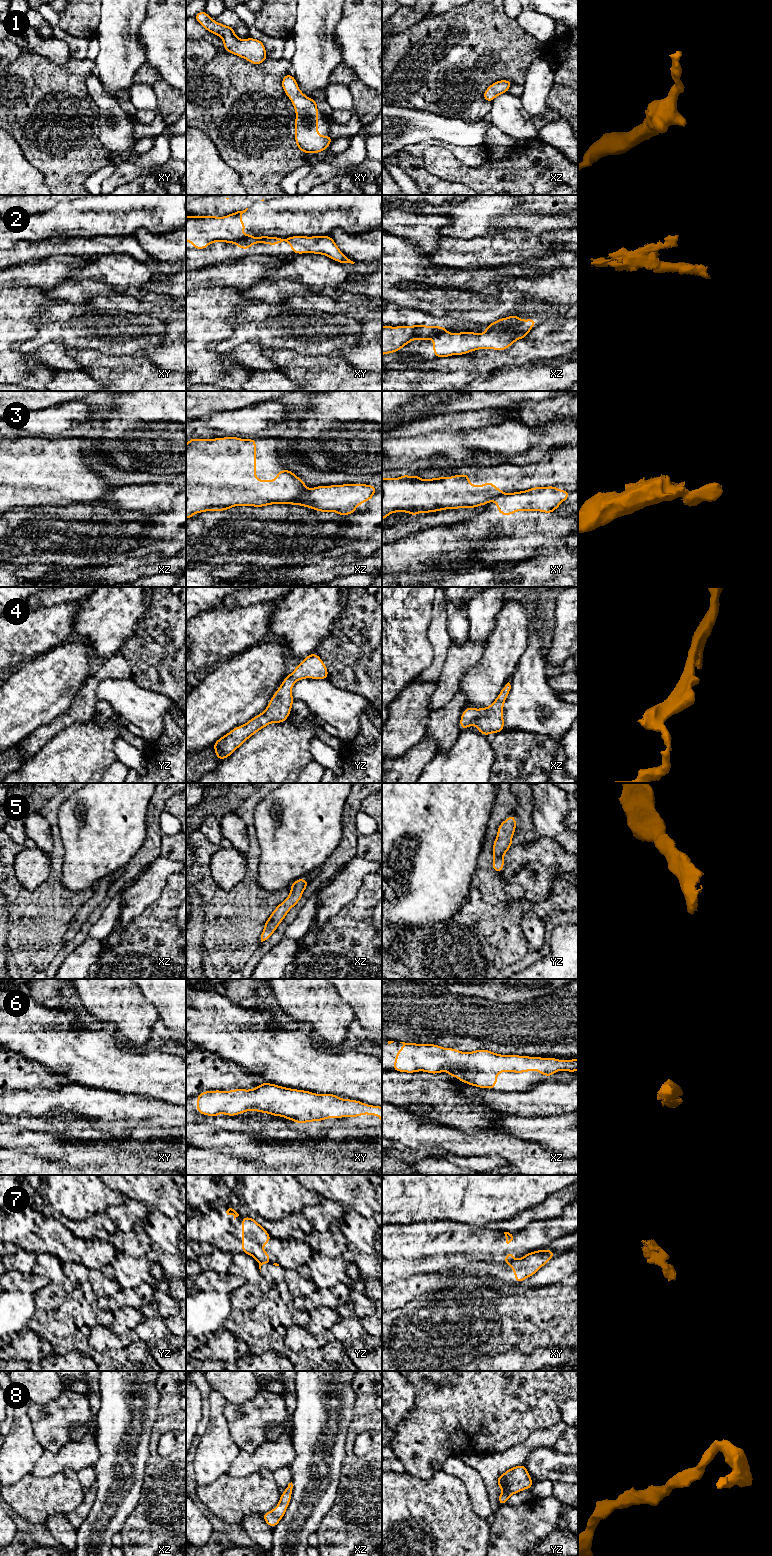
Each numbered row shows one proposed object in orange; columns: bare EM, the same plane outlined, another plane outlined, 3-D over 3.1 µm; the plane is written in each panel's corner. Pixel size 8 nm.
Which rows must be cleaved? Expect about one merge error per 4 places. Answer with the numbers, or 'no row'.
2, 3, 7

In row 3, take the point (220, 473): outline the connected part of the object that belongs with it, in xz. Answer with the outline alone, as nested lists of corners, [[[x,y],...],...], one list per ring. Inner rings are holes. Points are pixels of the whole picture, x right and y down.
[[[238,437],[189,439],[186,444],[186,519],[206,511],[225,511],[234,506],[263,507],[296,504],[308,491],[292,471],[281,470],[275,480],[256,478],[256,440]]]

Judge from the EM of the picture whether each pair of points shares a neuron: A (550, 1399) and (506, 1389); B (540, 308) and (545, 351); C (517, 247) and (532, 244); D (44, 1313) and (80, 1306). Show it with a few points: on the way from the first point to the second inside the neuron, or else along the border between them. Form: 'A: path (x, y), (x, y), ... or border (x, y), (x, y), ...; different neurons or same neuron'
A: path (539, 1389), (517, 1389); same neuron
B: border (544, 321), (532, 329); different neurons
C: path (521, 247), (528, 247); same neuron
D: path (53, 1313), (71, 1313); same neuron

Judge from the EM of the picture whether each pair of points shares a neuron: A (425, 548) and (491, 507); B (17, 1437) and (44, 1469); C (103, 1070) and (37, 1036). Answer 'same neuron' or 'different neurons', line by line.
A: same neuron
B: different neurons
C: same neuron

